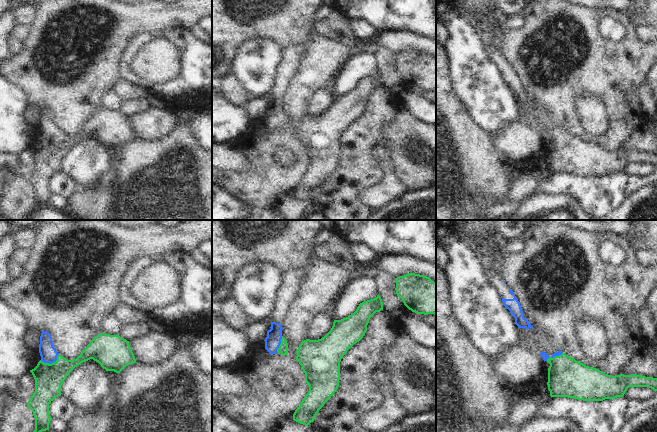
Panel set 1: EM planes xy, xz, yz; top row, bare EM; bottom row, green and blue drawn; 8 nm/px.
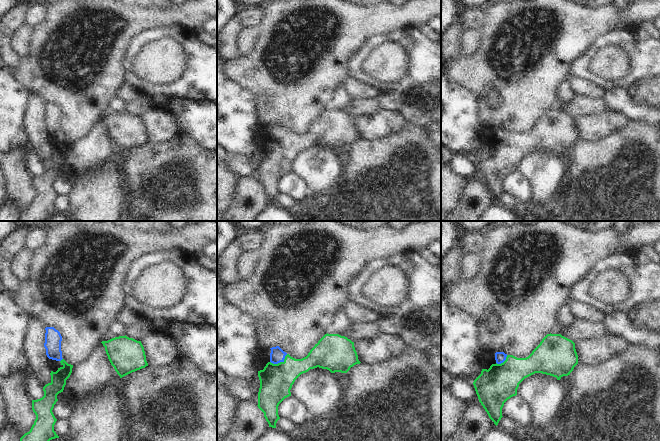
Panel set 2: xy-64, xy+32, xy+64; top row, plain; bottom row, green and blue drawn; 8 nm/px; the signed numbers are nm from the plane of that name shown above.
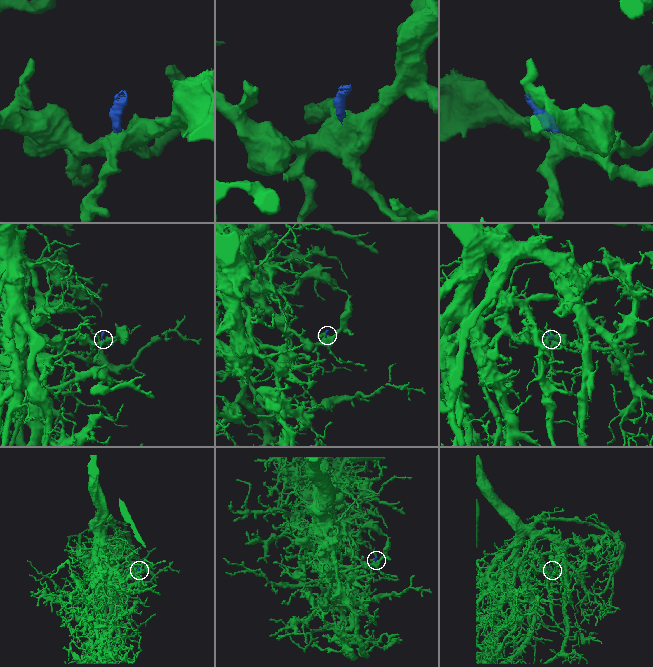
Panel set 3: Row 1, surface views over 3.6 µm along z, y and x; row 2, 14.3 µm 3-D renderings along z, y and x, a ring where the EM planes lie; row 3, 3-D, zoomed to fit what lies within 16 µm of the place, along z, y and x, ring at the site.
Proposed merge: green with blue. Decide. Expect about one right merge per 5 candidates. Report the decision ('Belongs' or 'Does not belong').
Belongs

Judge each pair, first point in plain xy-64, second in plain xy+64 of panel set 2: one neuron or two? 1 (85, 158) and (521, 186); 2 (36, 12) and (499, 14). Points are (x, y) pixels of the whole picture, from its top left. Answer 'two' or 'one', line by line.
1: two
2: two

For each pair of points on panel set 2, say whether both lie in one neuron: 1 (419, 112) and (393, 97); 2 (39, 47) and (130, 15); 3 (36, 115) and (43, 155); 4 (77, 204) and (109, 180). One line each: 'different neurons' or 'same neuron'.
1: same neuron
2: same neuron
3: same neuron
4: same neuron

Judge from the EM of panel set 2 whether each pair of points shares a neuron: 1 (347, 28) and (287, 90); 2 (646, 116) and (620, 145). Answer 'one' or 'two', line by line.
1: one
2: two

